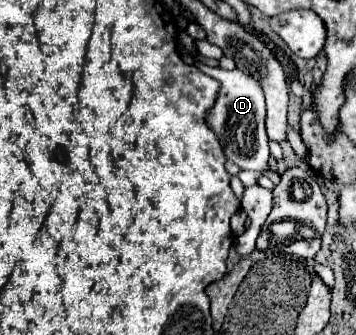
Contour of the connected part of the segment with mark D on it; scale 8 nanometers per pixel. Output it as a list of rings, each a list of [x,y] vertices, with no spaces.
[[[198,64],[202,72],[216,78],[222,88],[218,92],[214,108],[208,112],[208,126],[218,134],[218,140],[224,148],[224,154],[228,160],[238,164],[242,170],[266,170],[270,152],[268,152],[268,136],[264,128],[266,118],[266,98],[264,88],[260,86],[258,78],[252,78],[250,74],[244,74],[242,70],[222,70],[222,68],[210,68],[204,64]]]

